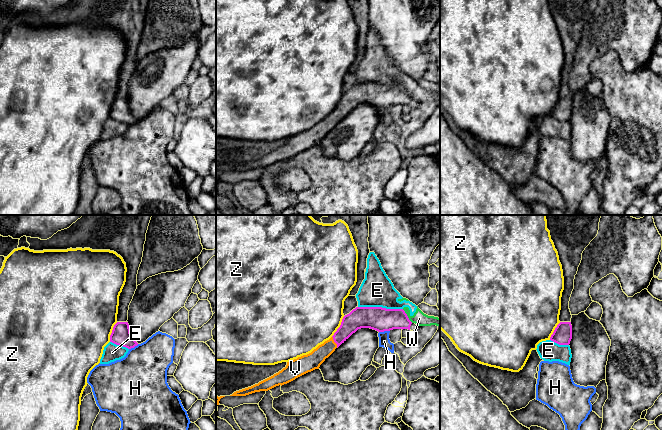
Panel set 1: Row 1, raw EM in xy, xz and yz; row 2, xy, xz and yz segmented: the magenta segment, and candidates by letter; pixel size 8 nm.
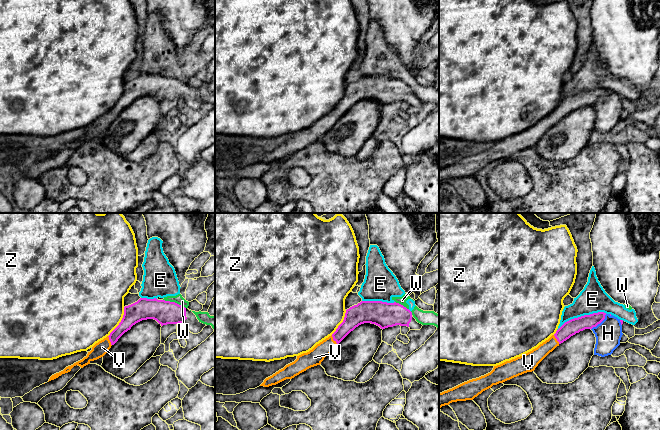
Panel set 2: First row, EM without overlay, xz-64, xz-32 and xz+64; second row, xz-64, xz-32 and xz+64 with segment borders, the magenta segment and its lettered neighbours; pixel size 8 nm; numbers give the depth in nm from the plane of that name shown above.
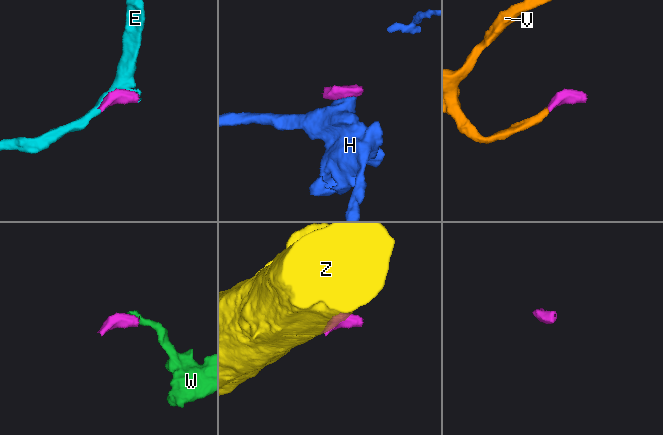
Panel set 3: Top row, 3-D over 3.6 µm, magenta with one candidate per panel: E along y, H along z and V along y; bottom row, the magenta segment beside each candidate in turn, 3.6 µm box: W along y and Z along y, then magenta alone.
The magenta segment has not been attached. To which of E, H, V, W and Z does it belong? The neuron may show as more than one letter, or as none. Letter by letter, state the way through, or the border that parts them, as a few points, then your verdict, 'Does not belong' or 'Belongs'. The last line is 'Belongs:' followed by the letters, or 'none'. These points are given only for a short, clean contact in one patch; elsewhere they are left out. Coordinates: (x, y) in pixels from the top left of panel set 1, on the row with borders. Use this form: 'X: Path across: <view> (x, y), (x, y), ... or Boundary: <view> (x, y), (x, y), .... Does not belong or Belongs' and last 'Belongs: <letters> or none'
E: Does not belong
H: Boundary: xz (389, 330), (379, 332). Does not belong
V: Path across: xz (356, 319), (335, 342), (313, 360). Belongs
W: Boundary: xz (402, 309), (412, 322). Does not belong
Z: Boundary: xz (344, 316), (340, 326), (331, 336). Does not belong
Belongs: V

